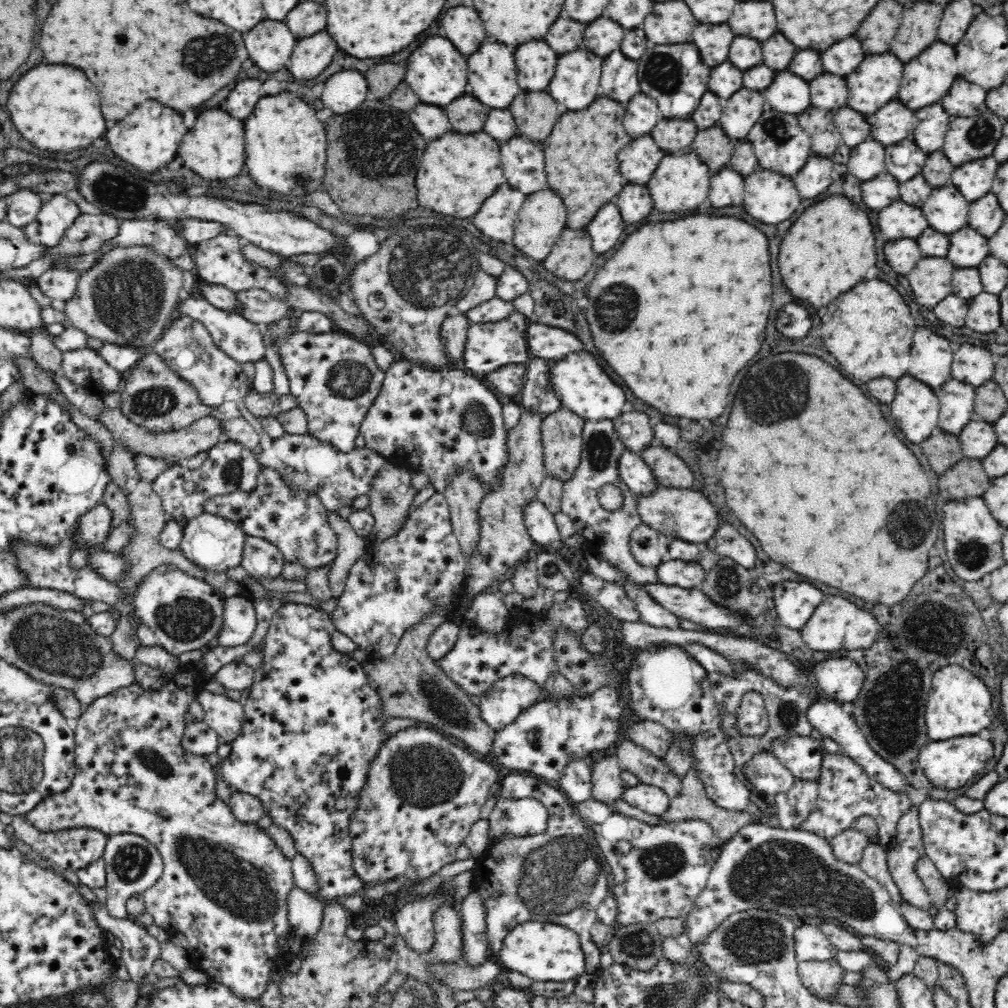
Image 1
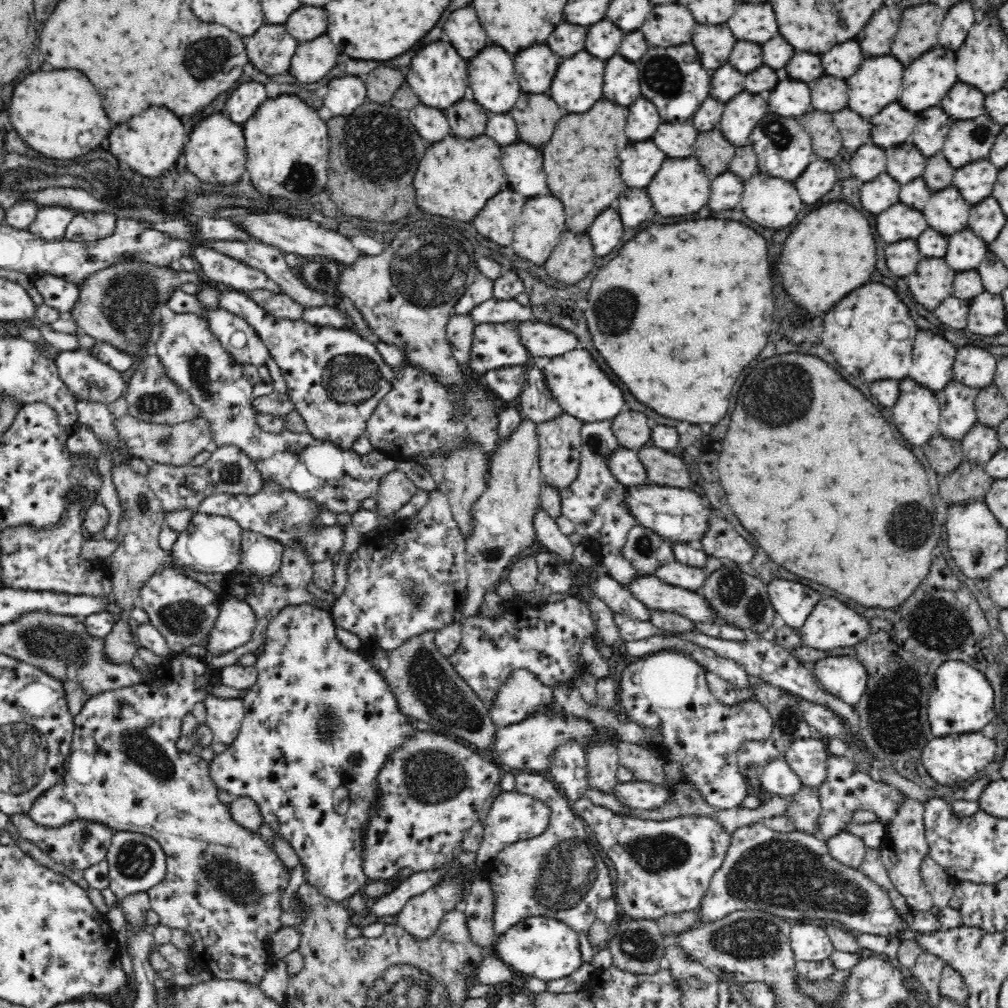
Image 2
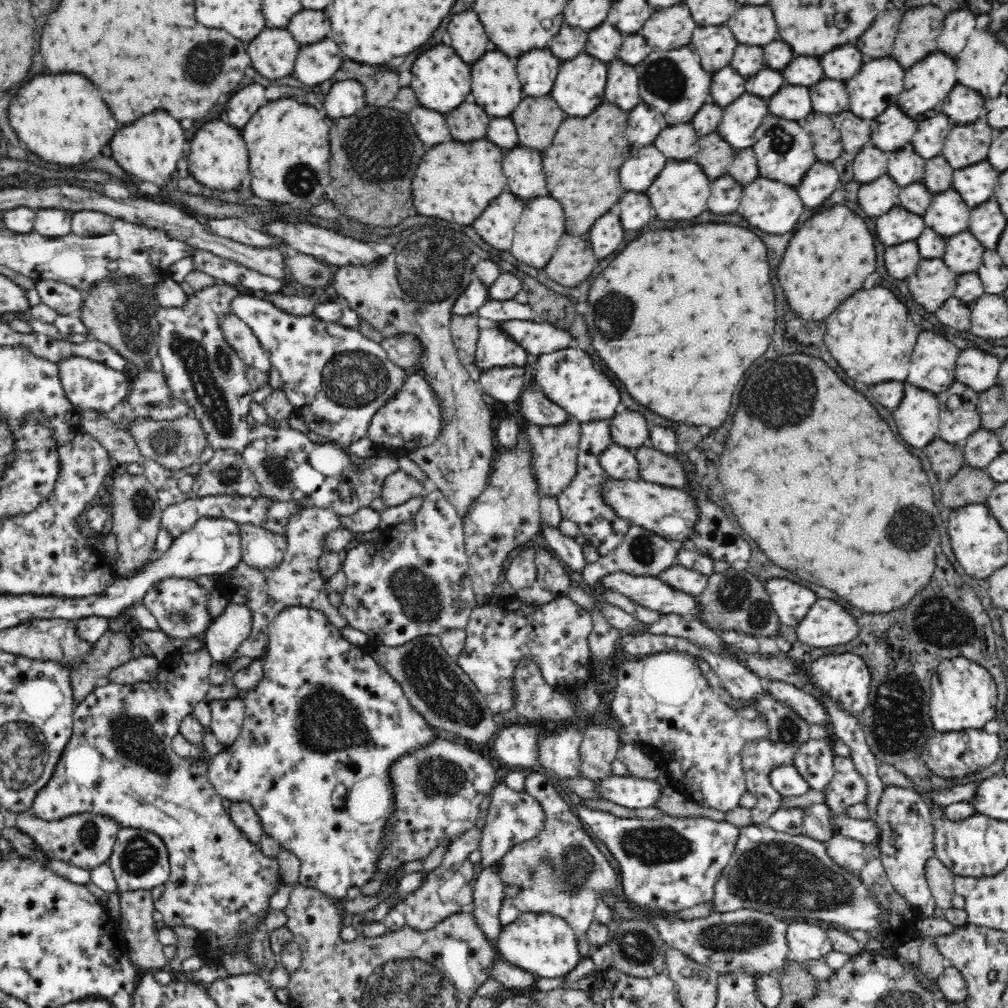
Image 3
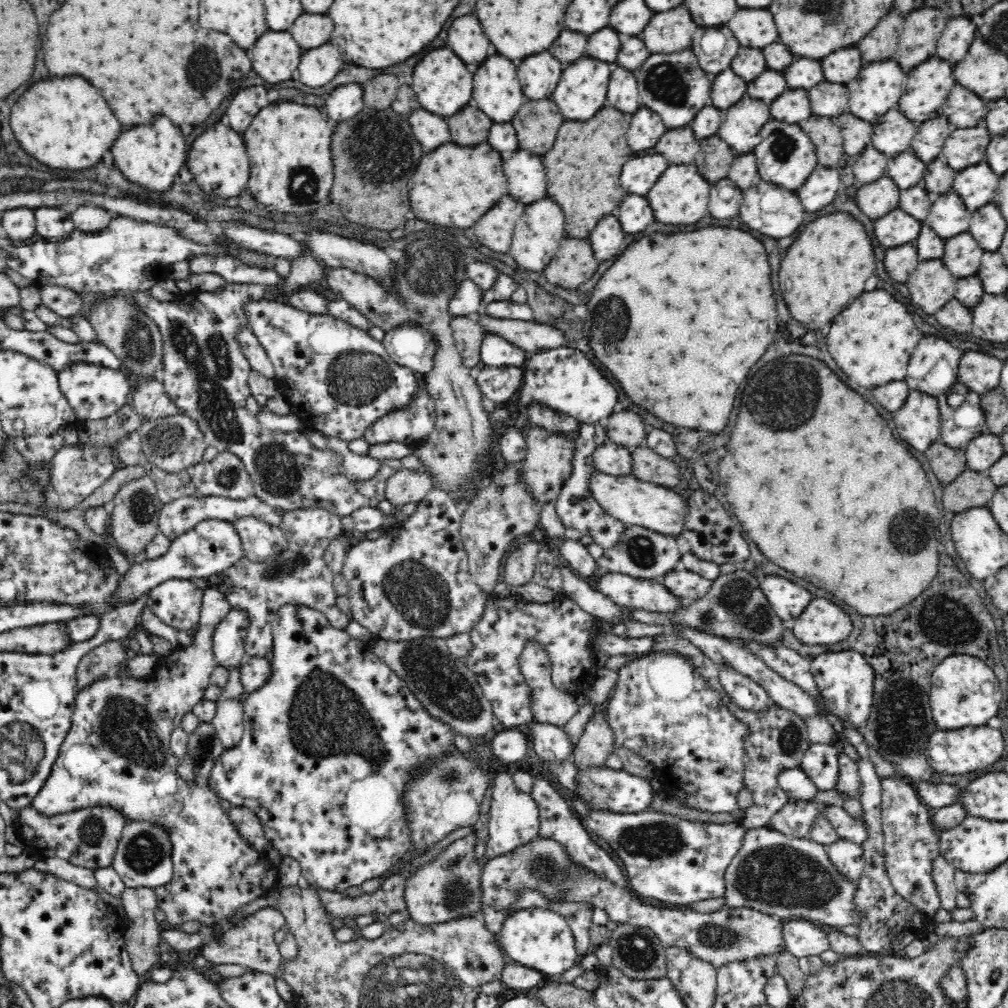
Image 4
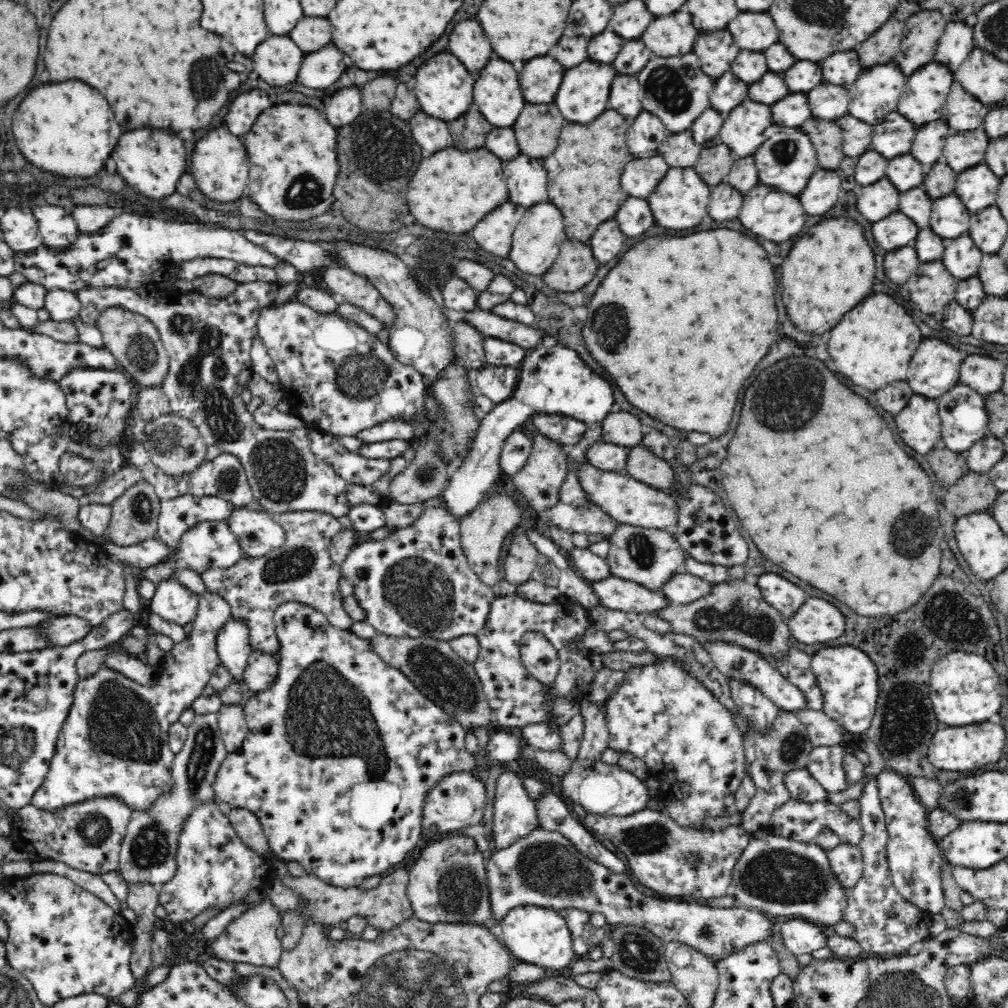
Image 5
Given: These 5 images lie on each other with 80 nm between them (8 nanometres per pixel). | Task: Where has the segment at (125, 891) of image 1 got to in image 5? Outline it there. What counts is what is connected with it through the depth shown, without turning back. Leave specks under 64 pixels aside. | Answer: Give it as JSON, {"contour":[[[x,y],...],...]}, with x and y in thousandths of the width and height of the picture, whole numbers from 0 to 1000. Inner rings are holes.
{"contour":[[[215,707],[194,710],[192,718],[186,722],[186,733],[180,745],[172,754],[170,762],[172,781],[168,787],[158,790],[150,803],[133,806],[130,810],[120,835],[117,862],[127,877],[147,876],[158,880],[171,873],[176,864],[174,850],[181,815],[185,813],[185,810],[188,810],[194,798],[206,794],[215,795],[210,778],[214,765],[226,747],[215,717]]]}

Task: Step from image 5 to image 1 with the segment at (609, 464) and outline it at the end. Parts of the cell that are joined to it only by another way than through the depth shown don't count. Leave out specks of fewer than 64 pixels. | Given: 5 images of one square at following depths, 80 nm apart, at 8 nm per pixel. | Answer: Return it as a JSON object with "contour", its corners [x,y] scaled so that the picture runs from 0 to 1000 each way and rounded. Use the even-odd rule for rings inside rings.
{"contour":[[[619,447],[613,459],[613,468],[620,480],[634,493],[650,489],[655,482],[647,465],[634,449]]]}

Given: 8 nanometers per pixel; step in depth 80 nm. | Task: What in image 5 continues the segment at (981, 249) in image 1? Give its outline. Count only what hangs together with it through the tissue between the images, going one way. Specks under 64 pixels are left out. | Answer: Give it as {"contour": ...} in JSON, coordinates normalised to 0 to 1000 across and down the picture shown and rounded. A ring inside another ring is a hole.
{"contour":[[[950,234],[946,238],[937,238],[938,248],[935,254],[937,264],[949,278],[968,274],[974,258],[974,250],[968,246],[964,236]]]}

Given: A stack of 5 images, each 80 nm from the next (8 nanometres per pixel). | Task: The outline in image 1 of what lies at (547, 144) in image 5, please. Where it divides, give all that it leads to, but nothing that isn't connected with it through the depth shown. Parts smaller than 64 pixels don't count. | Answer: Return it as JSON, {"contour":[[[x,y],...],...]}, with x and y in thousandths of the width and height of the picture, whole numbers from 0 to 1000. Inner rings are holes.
{"contour":[[[516,91],[510,95],[505,109],[514,124],[515,134],[526,139],[540,139],[560,111],[544,91]]]}

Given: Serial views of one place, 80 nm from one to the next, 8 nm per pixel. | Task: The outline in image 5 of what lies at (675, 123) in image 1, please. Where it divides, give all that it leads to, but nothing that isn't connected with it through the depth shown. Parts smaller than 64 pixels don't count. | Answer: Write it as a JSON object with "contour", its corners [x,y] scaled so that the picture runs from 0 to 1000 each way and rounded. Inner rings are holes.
{"contour":[[[687,131],[665,132],[653,145],[653,151],[664,167],[689,166],[697,145],[690,143]]]}

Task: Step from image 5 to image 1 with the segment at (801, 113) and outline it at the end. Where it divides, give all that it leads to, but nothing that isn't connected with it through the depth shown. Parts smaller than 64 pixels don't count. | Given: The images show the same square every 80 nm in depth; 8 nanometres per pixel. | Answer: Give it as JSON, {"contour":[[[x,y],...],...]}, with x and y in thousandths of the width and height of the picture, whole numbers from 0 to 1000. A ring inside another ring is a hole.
{"contour":[[[778,69],[768,75],[768,81],[758,91],[760,103],[772,111],[794,114],[804,105],[804,85],[798,77]]]}

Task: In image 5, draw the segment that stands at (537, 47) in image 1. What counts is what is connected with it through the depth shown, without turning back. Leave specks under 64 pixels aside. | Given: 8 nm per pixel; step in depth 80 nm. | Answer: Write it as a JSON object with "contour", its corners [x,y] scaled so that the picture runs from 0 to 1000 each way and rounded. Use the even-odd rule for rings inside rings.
{"contour":[[[532,56],[530,60],[524,60],[518,67],[516,83],[522,102],[544,103],[550,99],[552,89],[556,85],[556,79],[560,75],[560,65],[556,65],[546,56]]]}

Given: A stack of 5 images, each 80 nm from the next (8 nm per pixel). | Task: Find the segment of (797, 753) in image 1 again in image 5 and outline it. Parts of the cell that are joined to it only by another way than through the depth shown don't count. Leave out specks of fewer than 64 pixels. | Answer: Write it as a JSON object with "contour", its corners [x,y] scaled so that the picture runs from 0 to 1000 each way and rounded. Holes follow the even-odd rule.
{"contour":[[[836,739],[807,740],[800,756],[802,766],[822,786],[839,784],[839,769],[835,761]]]}

